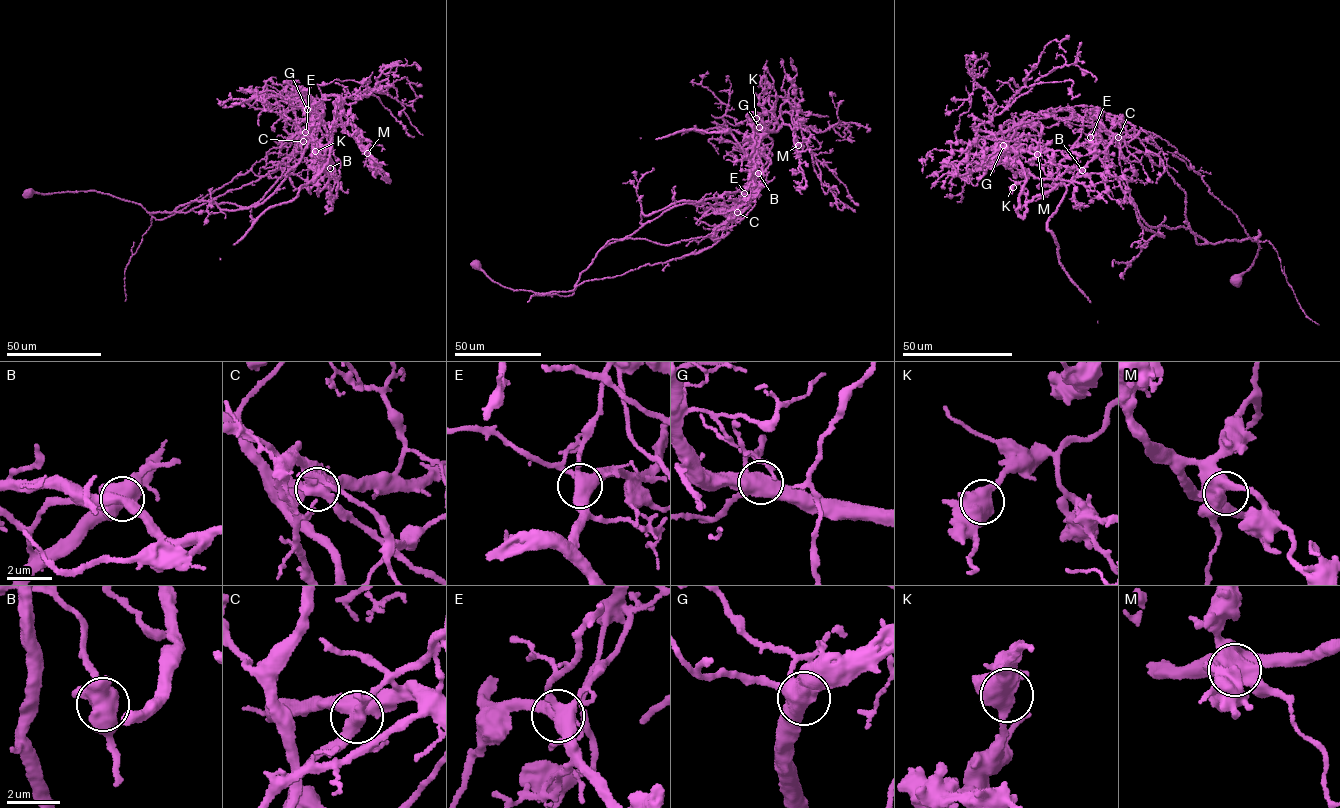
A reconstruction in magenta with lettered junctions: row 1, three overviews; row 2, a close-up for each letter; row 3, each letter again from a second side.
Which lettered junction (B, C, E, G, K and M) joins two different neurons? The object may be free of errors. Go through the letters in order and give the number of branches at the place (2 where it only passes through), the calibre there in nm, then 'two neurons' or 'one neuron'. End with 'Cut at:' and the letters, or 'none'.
B: branches 4; calibre 550 nm; one neuron
C: branches 4; calibre 550 nm; two neurons
E: branches 4; calibre 480 nm; one neuron
G: branches 4; calibre 480 nm; one neuron
K: branches 4; calibre 550 nm; one neuron
M: branches 4; calibre 500 nm; one neuron
Cut at: C

